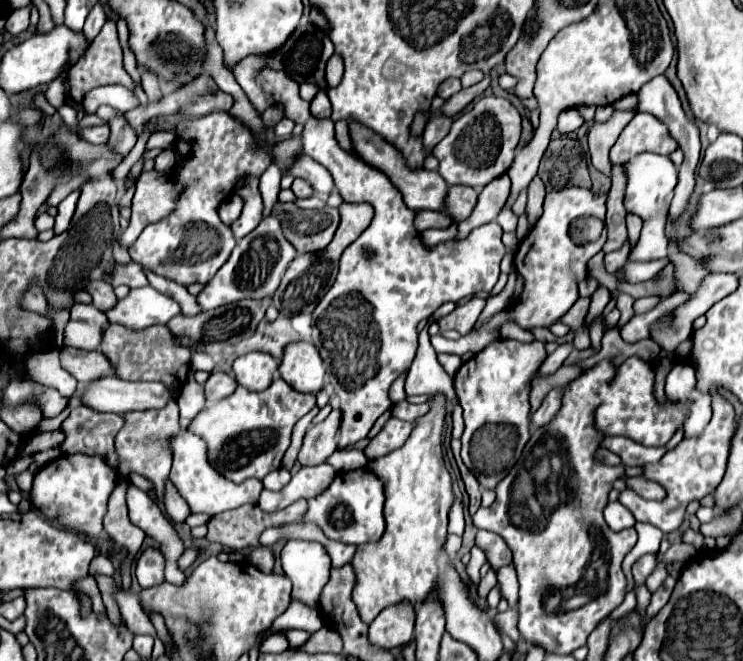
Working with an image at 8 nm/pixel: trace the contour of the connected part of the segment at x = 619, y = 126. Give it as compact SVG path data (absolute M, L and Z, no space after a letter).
M614 111L612 119L606 123L594 123L590 133L588 133L588 147L590 147L590 157L592 157L592 165L610 175L610 159L608 159L608 151L610 147L616 143L616 139L620 137L622 129L630 123L630 119L634 117L634 113L626 113L626 111Z

